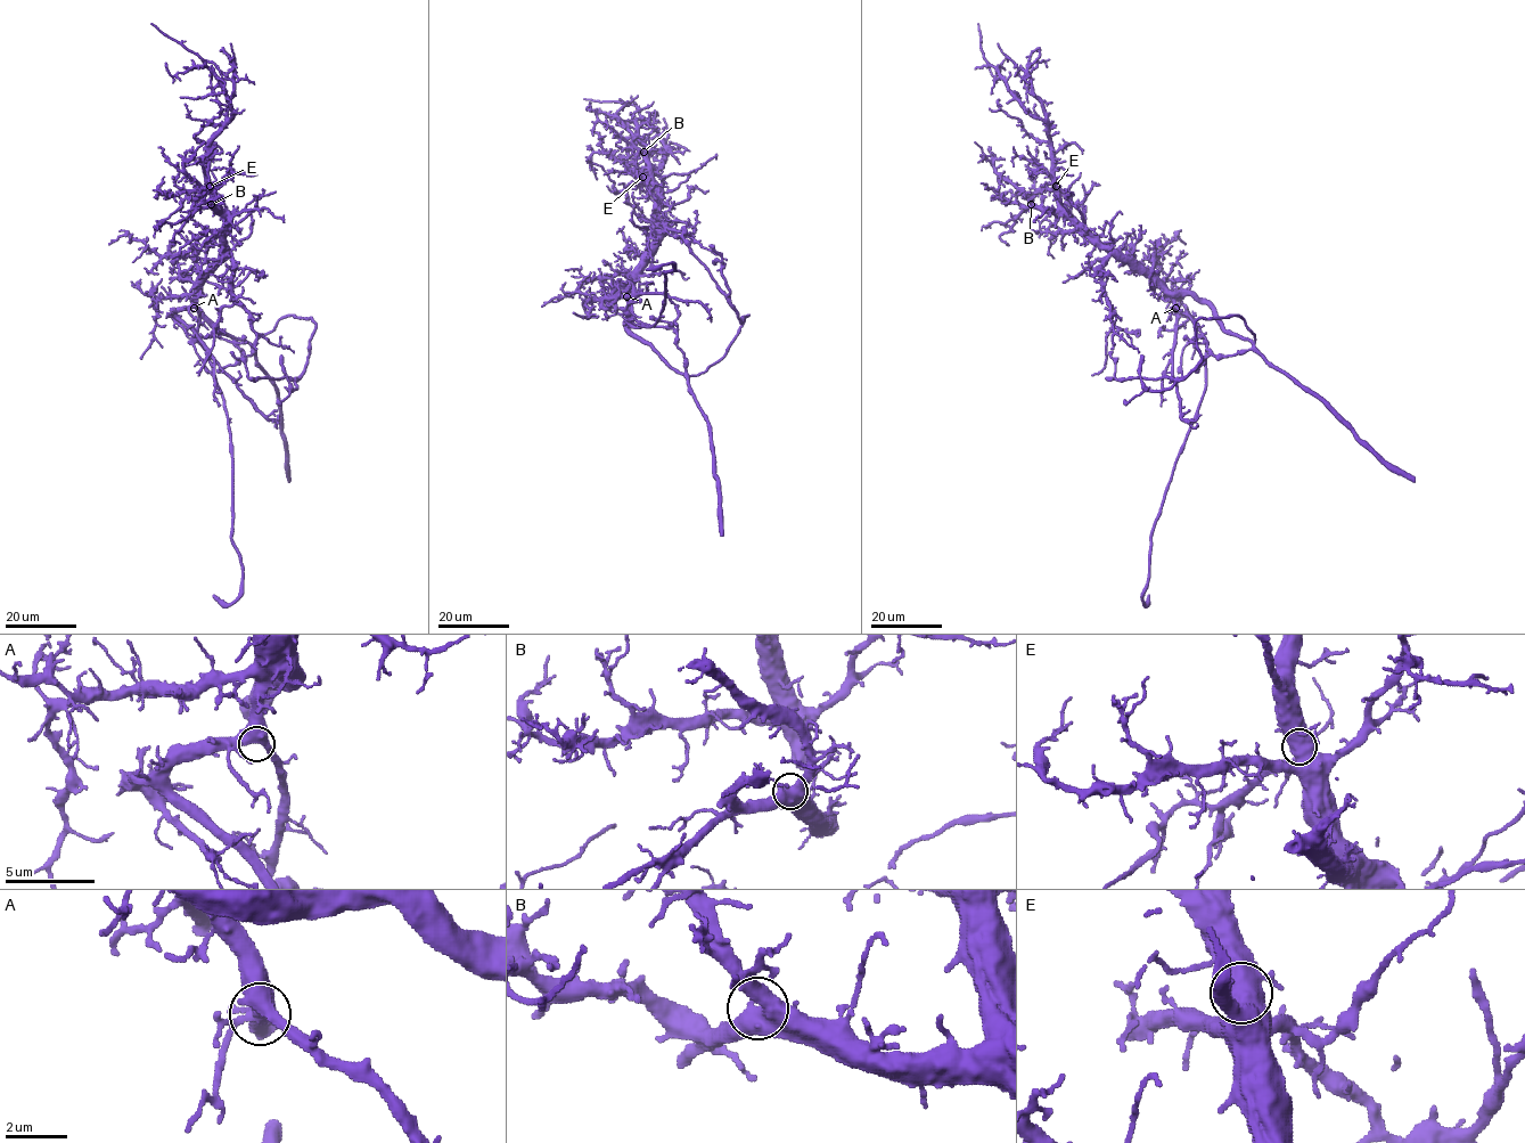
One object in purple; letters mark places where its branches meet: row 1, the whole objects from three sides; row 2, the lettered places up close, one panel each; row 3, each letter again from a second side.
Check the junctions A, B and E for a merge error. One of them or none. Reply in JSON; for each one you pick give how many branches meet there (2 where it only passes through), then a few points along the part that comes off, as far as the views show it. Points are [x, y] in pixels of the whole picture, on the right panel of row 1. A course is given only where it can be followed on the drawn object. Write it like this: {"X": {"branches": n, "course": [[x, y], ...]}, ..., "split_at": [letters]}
{"split_at": []}

